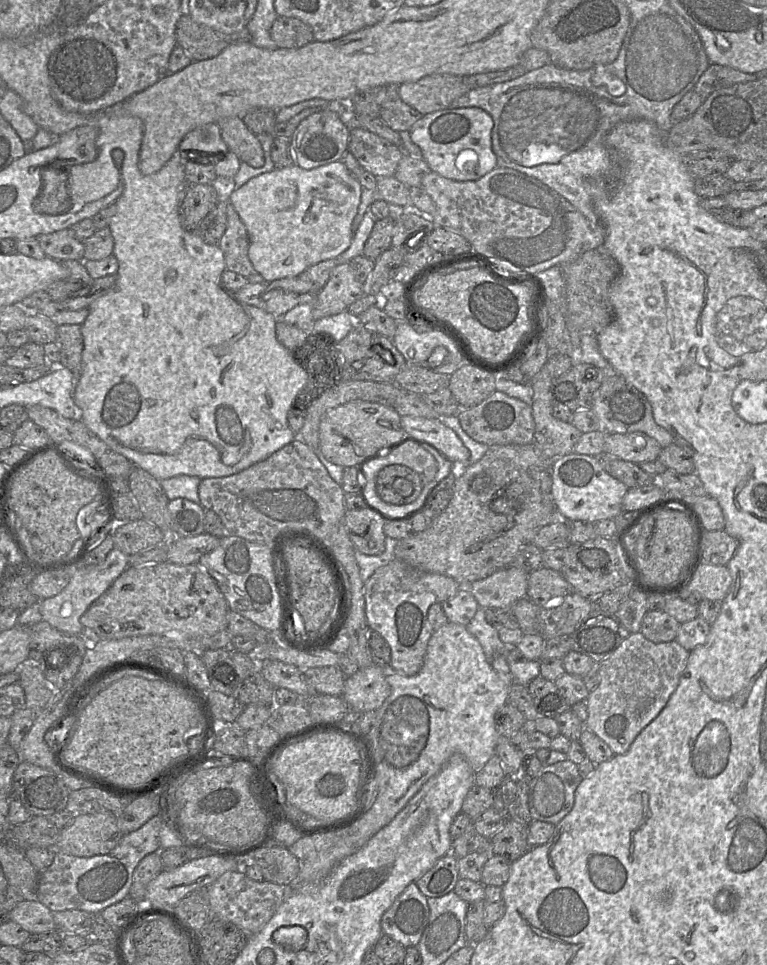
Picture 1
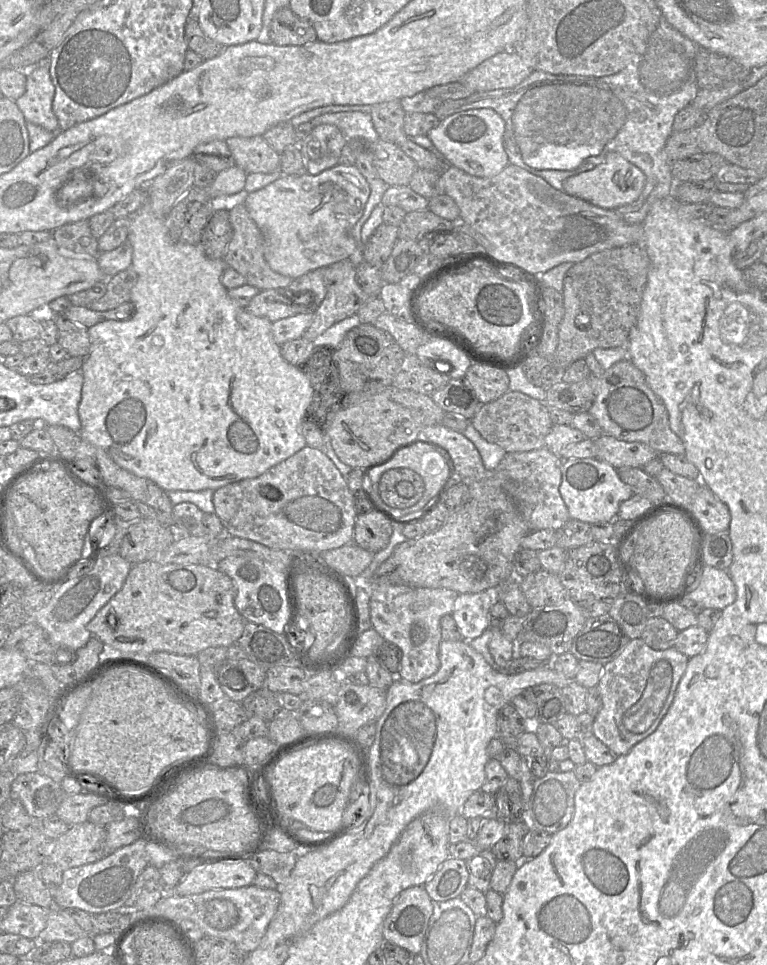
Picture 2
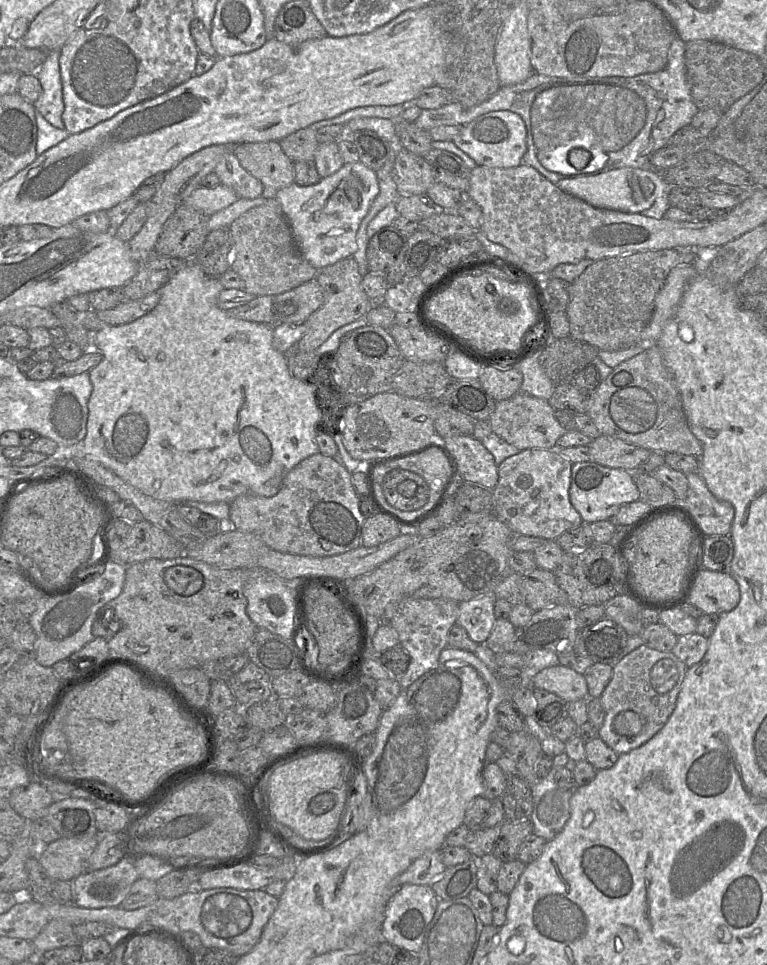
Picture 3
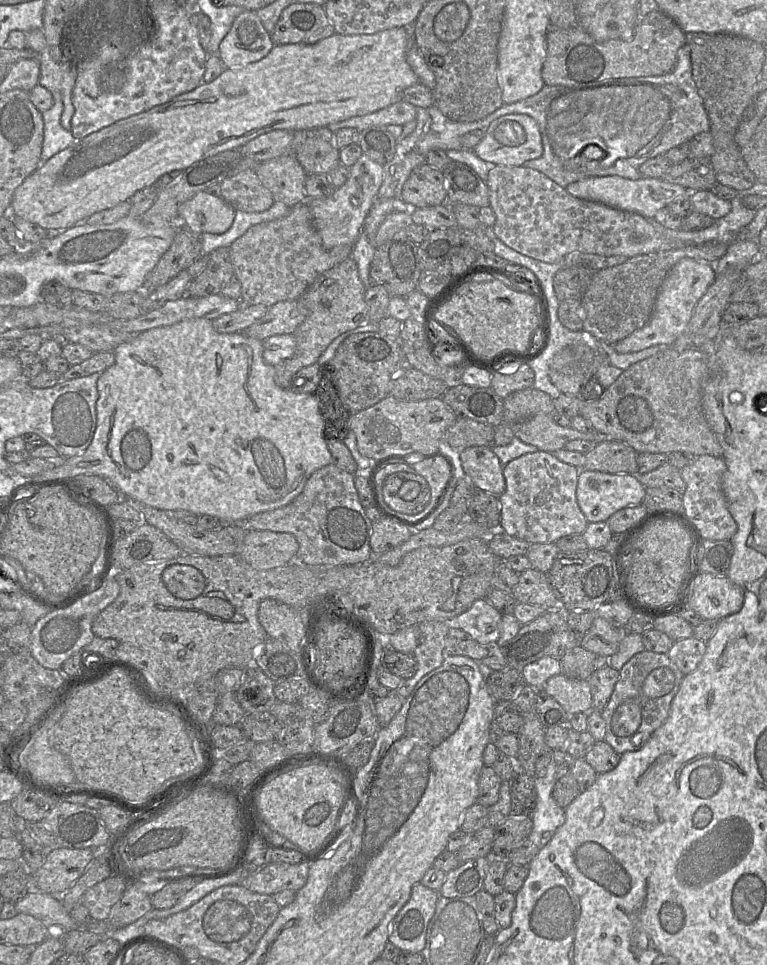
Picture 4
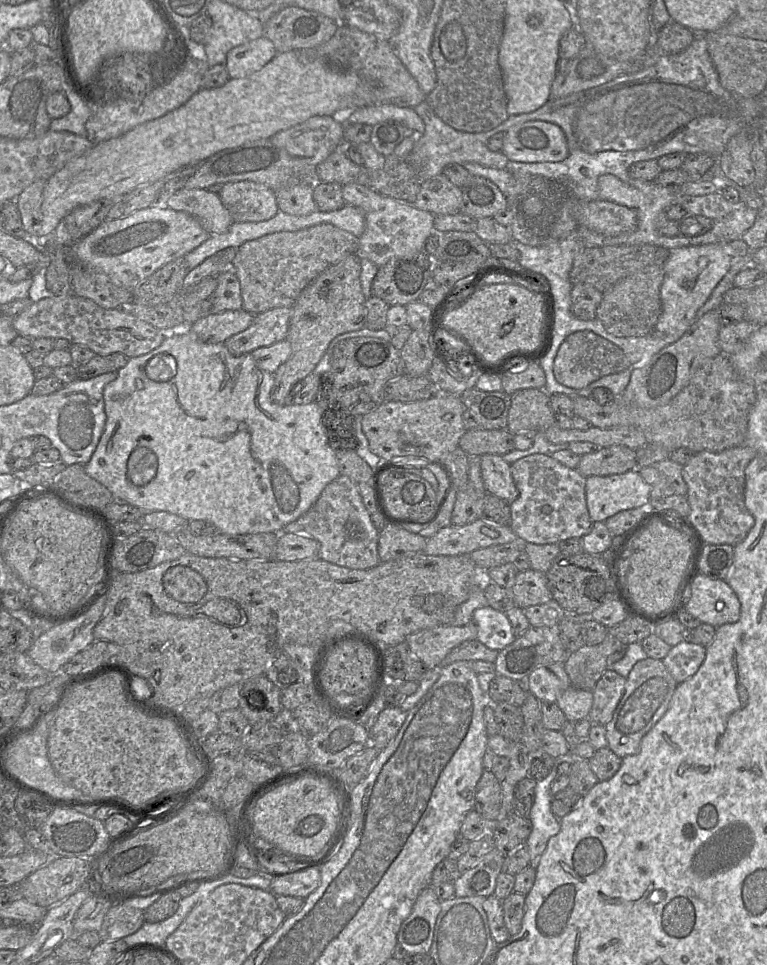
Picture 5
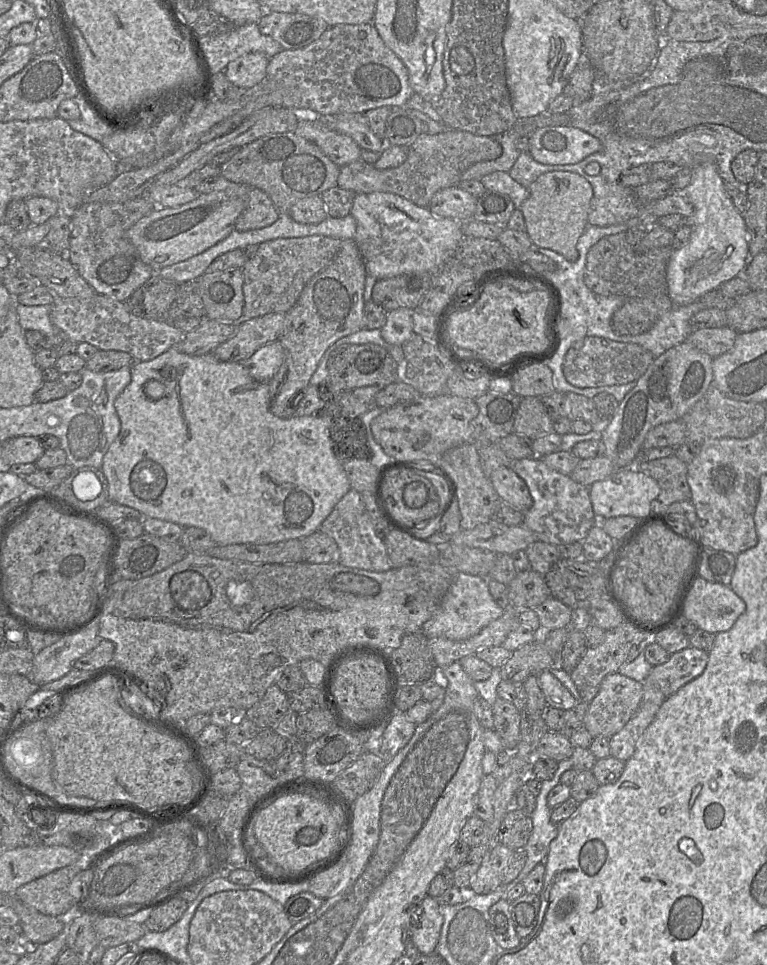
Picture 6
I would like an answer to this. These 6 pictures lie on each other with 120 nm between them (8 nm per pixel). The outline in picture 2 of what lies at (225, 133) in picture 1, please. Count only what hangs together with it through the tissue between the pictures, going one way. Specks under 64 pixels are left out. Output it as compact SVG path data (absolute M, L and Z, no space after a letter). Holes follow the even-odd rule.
M262 136L231 137L226 141L235 164L245 173L271 173L280 170L280 153Z

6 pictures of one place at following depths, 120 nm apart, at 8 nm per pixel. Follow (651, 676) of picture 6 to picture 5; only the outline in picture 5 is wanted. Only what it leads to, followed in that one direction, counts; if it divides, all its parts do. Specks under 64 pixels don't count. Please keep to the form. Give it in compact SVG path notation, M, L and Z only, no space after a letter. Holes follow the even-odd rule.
M681 642L671 647L662 662L673 679L682 683L698 671L705 656L705 647L692 642Z

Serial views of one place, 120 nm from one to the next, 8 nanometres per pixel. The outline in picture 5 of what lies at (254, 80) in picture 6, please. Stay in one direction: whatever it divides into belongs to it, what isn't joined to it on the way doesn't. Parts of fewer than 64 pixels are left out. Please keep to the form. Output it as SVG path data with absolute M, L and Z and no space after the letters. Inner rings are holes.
M262 36L231 49L224 64L230 79L244 78L262 69L277 54L274 44Z

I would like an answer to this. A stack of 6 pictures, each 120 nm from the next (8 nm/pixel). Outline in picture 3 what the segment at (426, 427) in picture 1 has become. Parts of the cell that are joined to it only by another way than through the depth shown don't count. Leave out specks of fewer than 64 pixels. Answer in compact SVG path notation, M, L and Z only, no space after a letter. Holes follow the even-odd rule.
M458 435L443 439L453 455L460 479L488 489L493 489L498 481L497 465L493 455L480 440L471 435Z

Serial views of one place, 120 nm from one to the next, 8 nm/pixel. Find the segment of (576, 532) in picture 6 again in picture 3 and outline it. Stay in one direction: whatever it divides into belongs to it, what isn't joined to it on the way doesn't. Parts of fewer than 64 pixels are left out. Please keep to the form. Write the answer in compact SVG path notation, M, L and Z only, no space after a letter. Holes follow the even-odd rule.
M526 449L497 466L498 481L492 489L493 513L514 534L556 540L584 521L569 498L572 464L558 449Z

